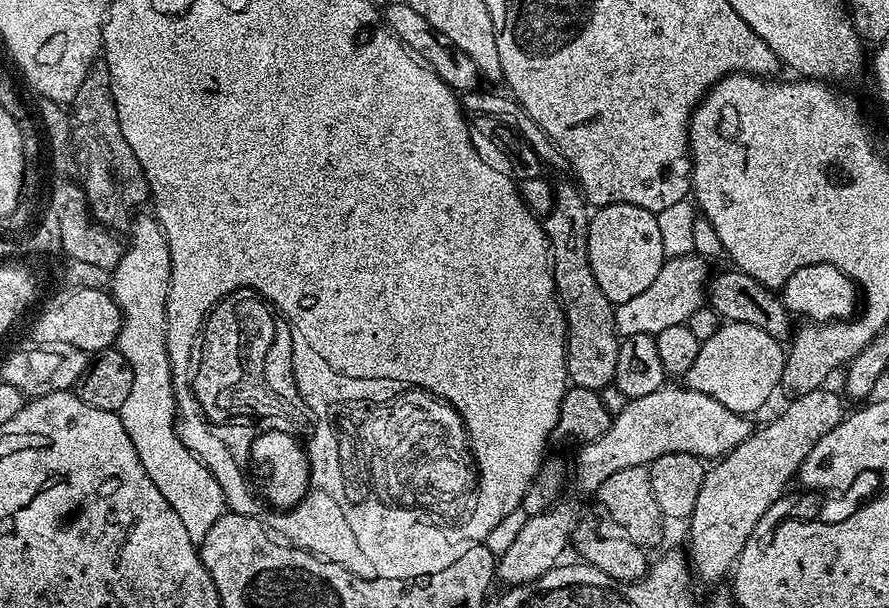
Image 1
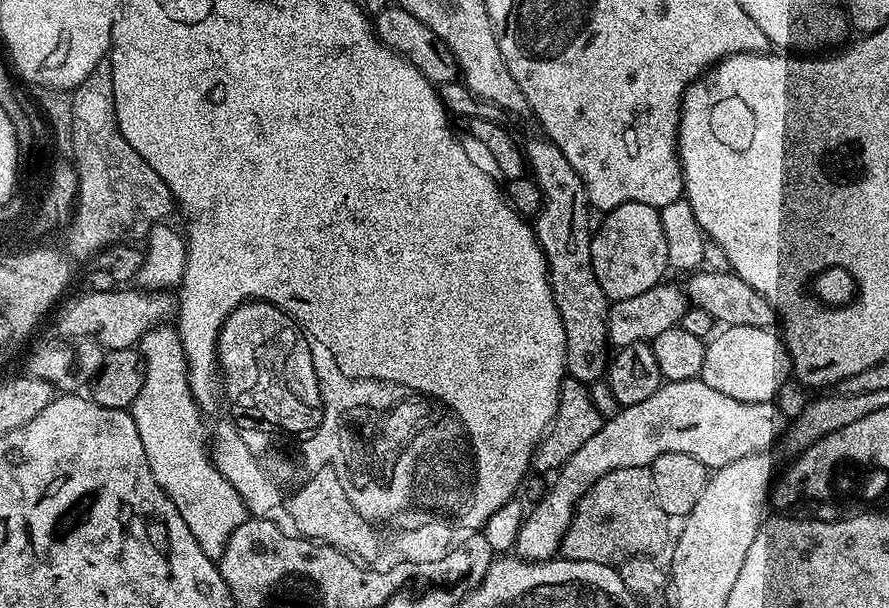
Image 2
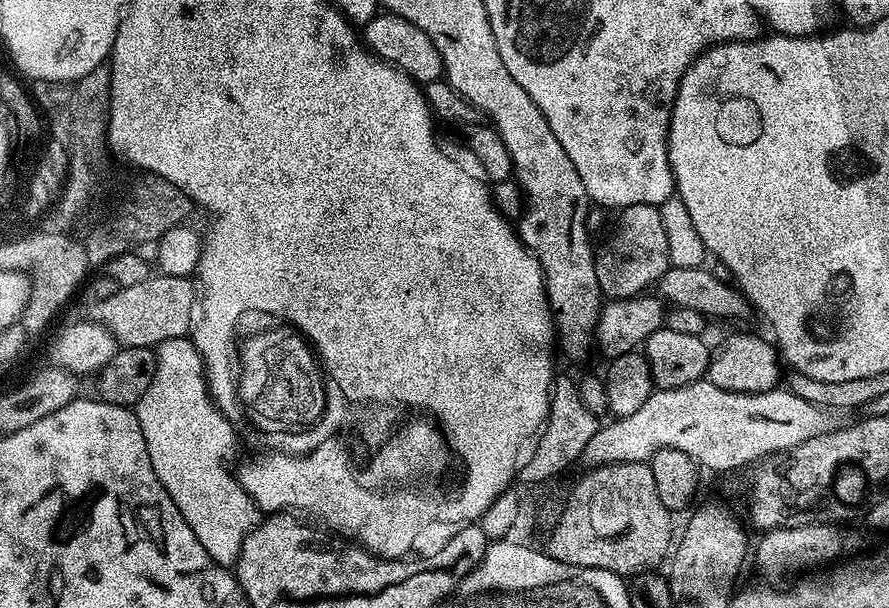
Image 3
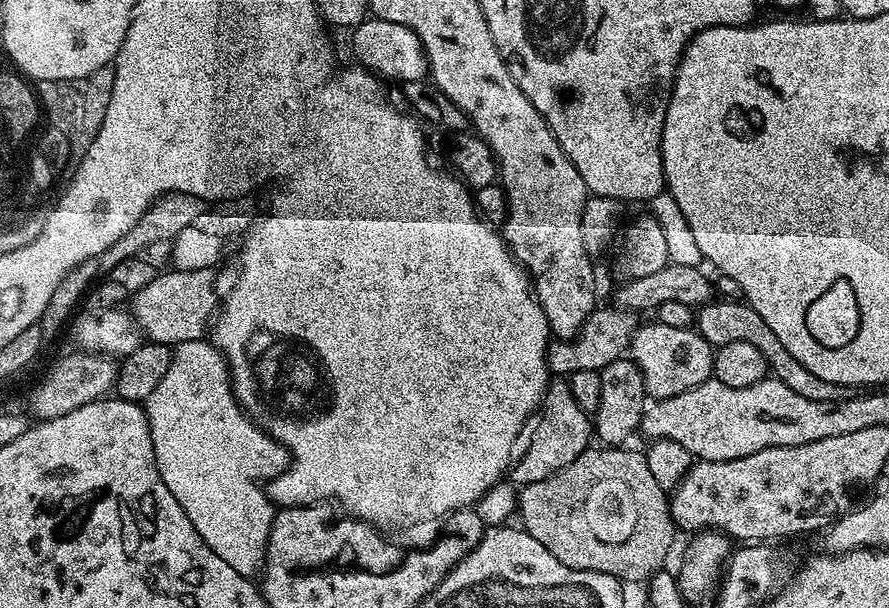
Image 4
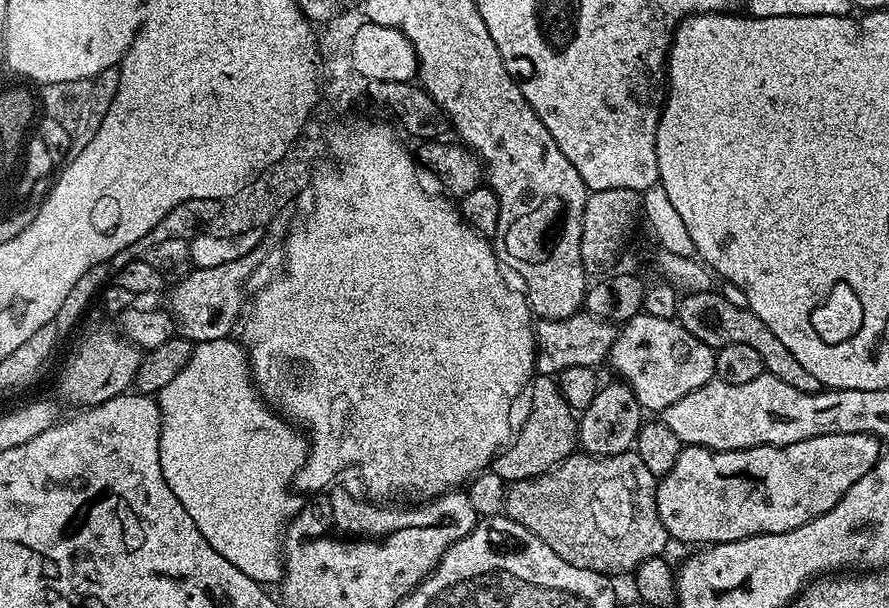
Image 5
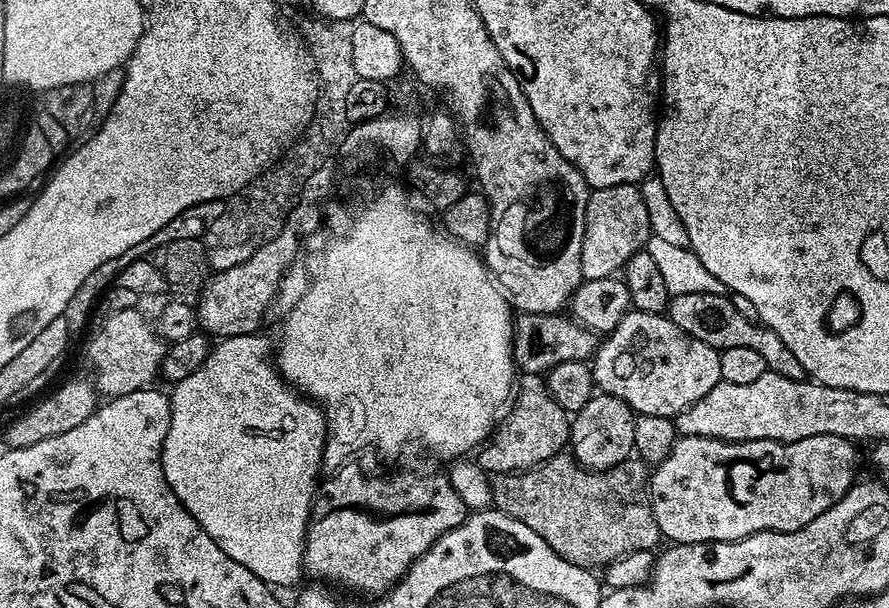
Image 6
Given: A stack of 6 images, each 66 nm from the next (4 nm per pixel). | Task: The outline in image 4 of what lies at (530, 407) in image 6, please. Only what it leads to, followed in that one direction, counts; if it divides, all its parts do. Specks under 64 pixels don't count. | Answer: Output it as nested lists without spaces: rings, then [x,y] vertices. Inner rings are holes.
[[[564,378],[549,379],[535,420],[536,429],[533,430],[524,453],[522,448],[510,468],[510,479],[517,486],[539,482],[562,470],[590,448],[588,439],[591,441],[594,436],[594,424],[589,413],[584,412],[578,402],[574,402],[574,394],[570,394],[570,386]]]

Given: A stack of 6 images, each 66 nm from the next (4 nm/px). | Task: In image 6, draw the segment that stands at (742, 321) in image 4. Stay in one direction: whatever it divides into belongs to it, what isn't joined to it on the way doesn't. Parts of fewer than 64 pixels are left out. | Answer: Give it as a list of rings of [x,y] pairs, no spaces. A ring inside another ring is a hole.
[[[695,292],[694,294],[672,296],[668,302],[666,315],[669,320],[674,322],[674,326],[678,326],[678,330],[686,330],[686,334],[698,338],[698,342],[706,342],[706,346],[717,350],[730,347],[751,349],[755,353],[759,353],[767,371],[782,374],[782,378],[805,379],[806,373],[802,362],[798,362],[798,358],[794,358],[794,354],[790,354],[790,350],[786,350],[786,342],[782,342],[782,338],[778,338],[778,334],[774,334],[774,330],[765,328],[759,322],[745,319],[725,294]]]

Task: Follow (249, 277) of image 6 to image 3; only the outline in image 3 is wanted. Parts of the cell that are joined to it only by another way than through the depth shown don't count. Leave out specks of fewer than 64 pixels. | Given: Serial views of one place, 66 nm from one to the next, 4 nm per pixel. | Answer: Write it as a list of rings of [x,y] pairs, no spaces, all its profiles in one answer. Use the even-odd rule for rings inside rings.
[[[152,274],[138,285],[120,288],[105,301],[96,302],[94,319],[111,330],[117,345],[155,349],[157,344],[167,340],[187,337],[197,308],[198,288],[189,277]]]

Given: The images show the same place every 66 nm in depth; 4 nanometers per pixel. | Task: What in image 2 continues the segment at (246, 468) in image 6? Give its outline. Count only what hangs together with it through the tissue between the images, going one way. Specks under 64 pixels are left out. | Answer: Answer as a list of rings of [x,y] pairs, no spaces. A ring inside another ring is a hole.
[[[172,326],[152,328],[140,339],[138,351],[144,366],[144,381],[130,411],[134,426],[138,428],[138,438],[142,438],[142,450],[146,450],[150,474],[154,474],[154,482],[158,482],[170,502],[174,502],[178,514],[182,514],[182,522],[186,522],[186,526],[190,526],[190,534],[198,538],[198,546],[202,546],[209,558],[219,561],[230,534],[234,534],[234,530],[238,530],[246,519],[246,509],[238,490],[226,482],[213,461],[210,436],[188,385],[188,359],[180,342],[180,333]]]

